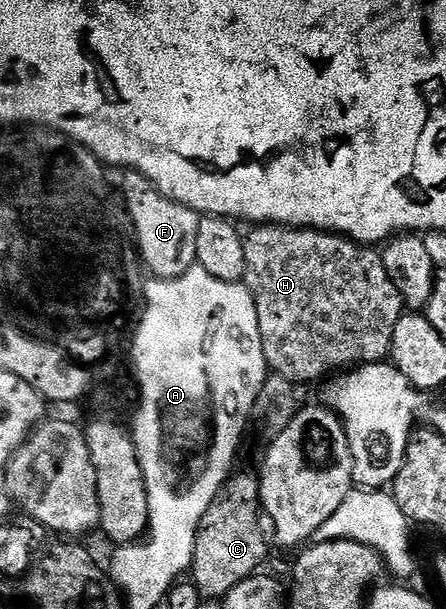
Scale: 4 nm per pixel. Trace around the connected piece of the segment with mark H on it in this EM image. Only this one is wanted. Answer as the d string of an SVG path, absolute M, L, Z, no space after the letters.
M257 226L252 230L250 236L244 237L243 283L255 302L261 357L270 373L300 386L363 364L380 364L392 353L395 326L401 321L403 305L376 251L316 230L284 226Z

